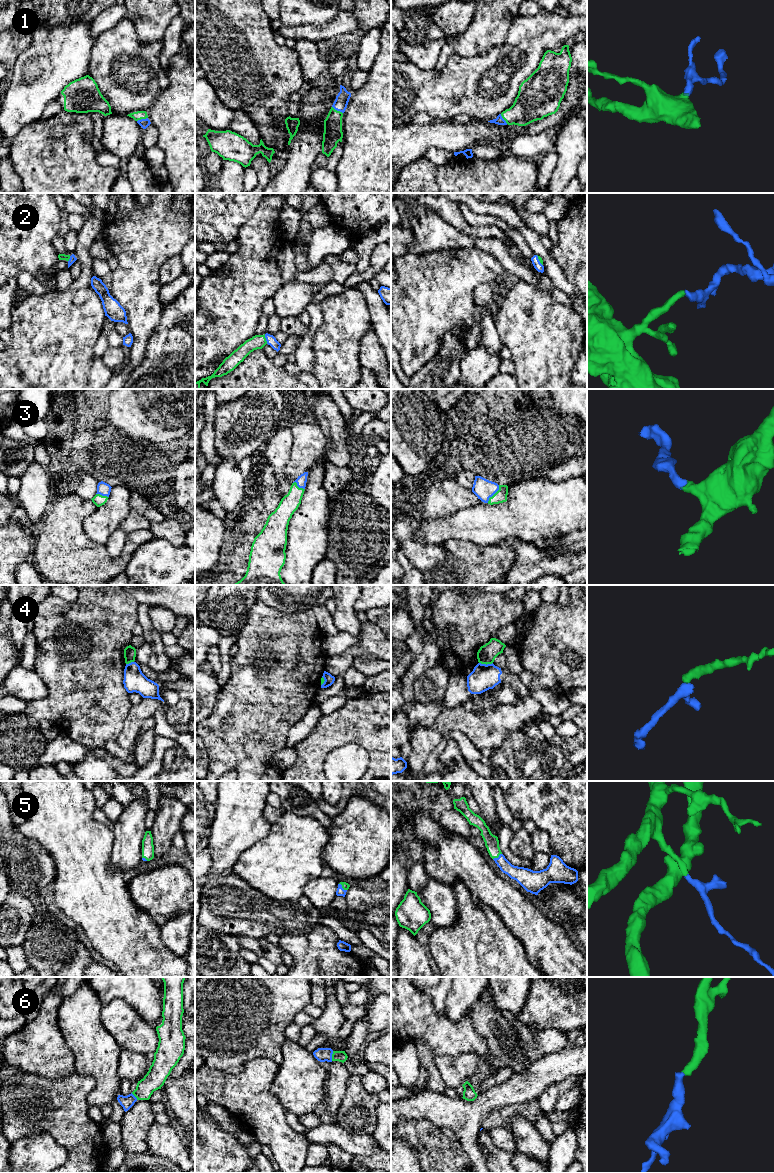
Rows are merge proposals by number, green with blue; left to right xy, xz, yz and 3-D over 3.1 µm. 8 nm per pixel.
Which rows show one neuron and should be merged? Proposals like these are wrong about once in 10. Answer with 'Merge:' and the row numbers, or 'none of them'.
Merge: 1, 2, 3, 5, 6

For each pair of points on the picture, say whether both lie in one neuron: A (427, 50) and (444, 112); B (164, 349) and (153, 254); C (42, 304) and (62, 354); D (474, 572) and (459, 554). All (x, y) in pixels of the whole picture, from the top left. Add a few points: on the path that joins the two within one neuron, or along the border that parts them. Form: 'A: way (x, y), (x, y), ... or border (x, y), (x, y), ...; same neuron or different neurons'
A: border (409, 62), (421, 69), (434, 68); different neurons
B: border (163, 306), (161, 318), (148, 339); different neurons
C: way (42, 316), (42, 324), (53, 335), (53, 342); same neuron
D: way (470, 568), (463, 558); same neuron

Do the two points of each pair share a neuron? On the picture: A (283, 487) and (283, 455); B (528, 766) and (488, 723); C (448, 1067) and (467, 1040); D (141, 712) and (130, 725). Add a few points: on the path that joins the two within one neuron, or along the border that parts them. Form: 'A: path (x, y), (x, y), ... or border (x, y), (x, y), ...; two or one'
A: path (282, 479), (280, 463); one
B: border (518, 729), (514, 730), (498, 747), (492, 750); two
C: border (478, 1054), (435, 1055); two
D: path (138, 715), (133, 722); one

